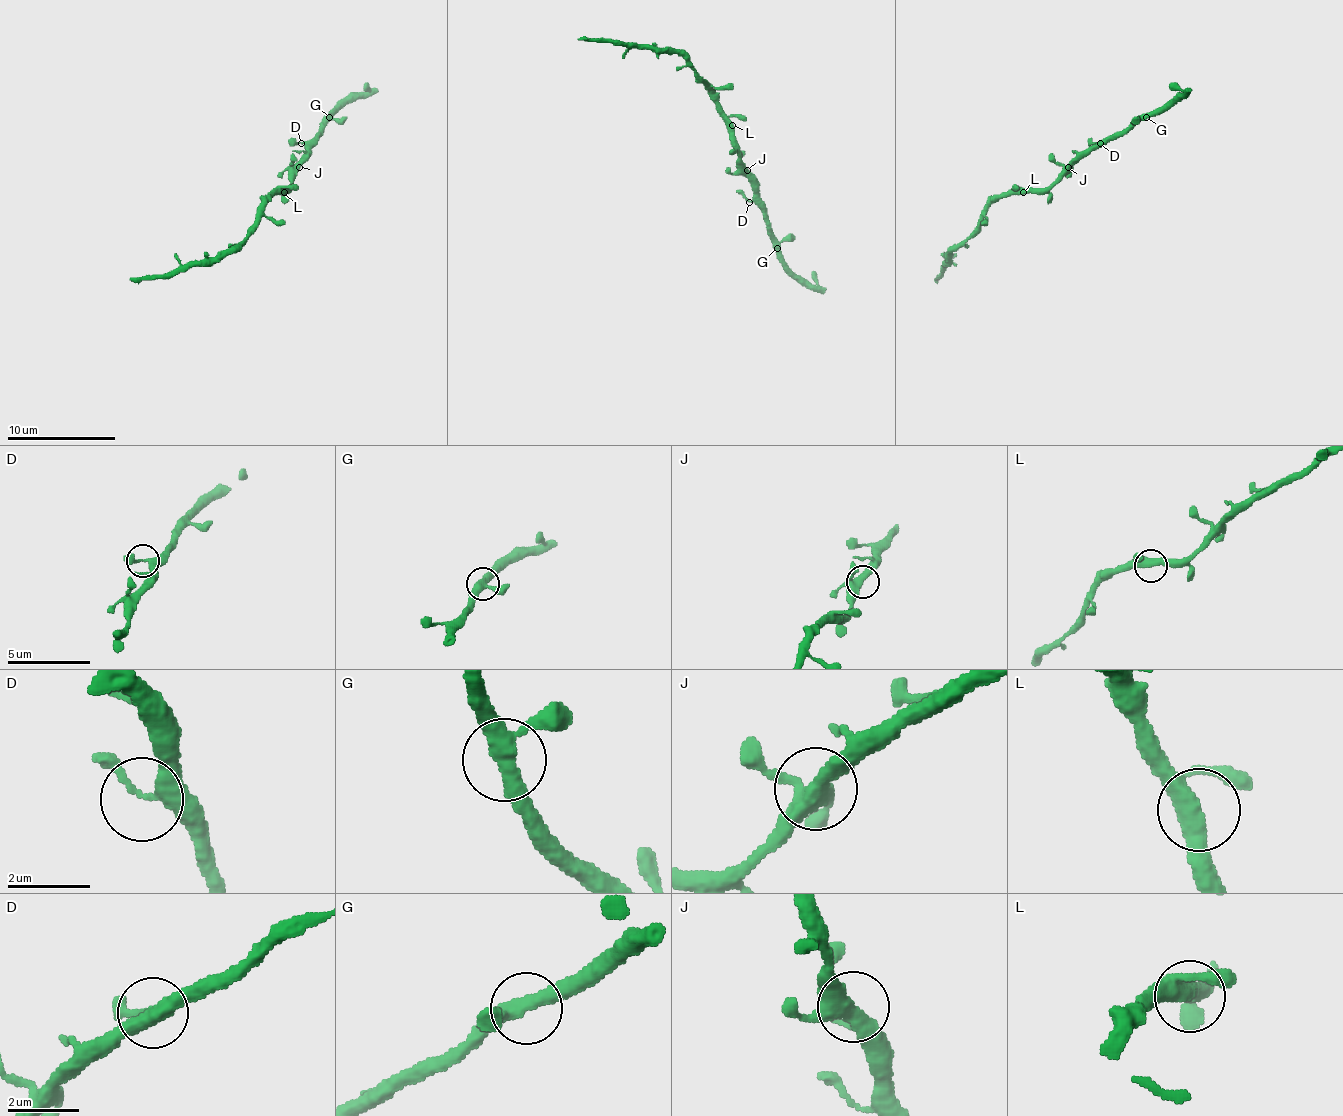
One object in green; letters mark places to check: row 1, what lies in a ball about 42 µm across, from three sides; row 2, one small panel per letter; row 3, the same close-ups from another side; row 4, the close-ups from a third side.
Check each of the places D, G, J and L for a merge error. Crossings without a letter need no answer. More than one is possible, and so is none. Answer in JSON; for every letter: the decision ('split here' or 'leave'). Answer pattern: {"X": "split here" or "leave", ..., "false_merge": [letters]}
{"D": "leave", "G": "leave", "J": "leave", "L": "leave", "false_merge": []}

